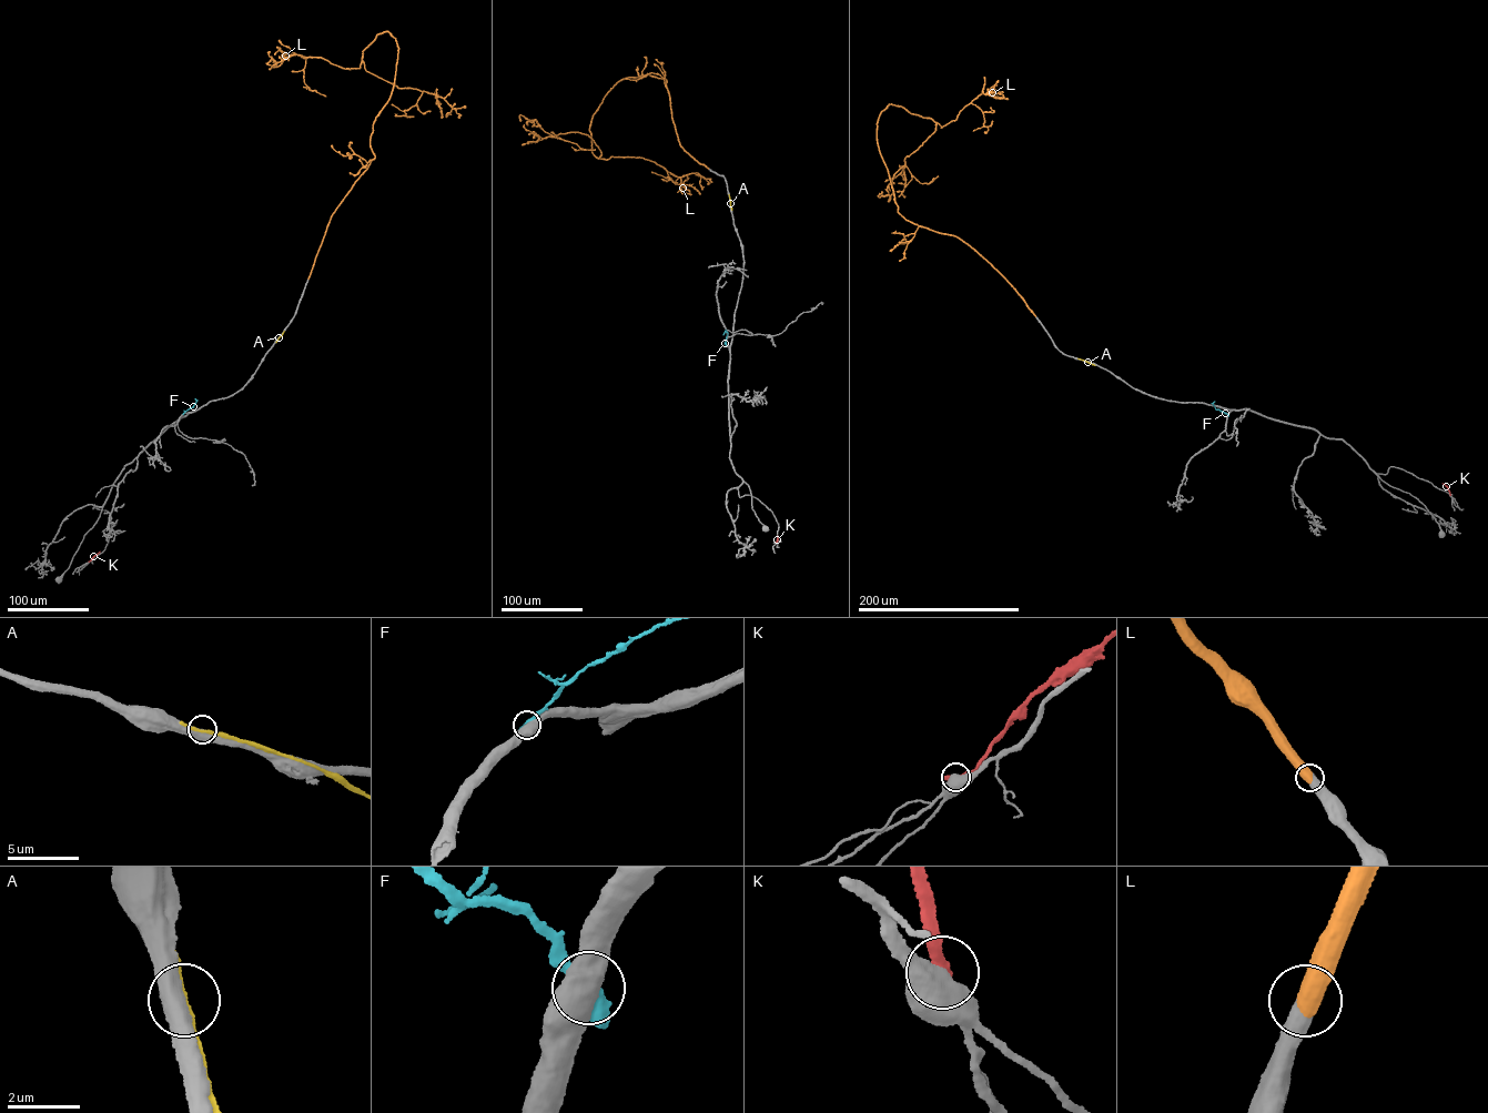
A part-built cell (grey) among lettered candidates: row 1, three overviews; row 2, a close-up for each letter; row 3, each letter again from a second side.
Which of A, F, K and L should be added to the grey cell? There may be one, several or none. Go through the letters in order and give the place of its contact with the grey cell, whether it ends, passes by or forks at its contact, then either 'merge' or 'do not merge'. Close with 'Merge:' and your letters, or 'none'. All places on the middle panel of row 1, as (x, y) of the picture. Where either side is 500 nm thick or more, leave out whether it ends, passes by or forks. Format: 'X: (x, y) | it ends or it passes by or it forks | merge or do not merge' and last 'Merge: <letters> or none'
A: (729, 195) | do not merge
F: (726, 344) | do not merge
K: (777, 542) | do not merge
L: (708, 169) | merge
Merge: L

